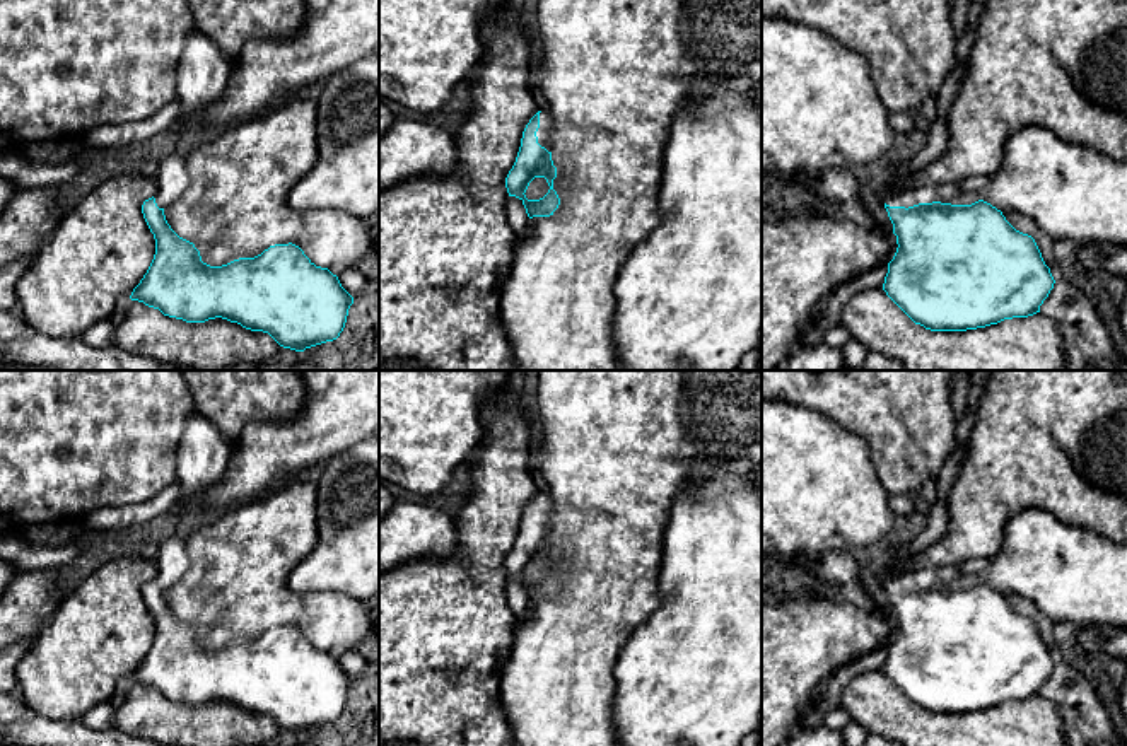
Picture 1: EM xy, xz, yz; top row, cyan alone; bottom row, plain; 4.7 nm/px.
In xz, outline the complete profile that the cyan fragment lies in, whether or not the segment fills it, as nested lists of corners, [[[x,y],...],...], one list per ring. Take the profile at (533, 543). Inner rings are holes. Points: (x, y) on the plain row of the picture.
[[[538,493],[523,514],[516,545],[505,560],[509,579],[523,584],[529,601],[550,599],[560,587],[560,580],[553,572],[557,550],[552,543],[552,516],[552,498],[548,493]],[[534,560],[545,560],[550,572],[540,582],[528,582],[524,575]]]

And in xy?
[[[176,533],[166,536],[155,563],[157,575],[142,587],[155,637],[131,683],[186,705],[222,700],[268,715],[295,734],[340,719],[353,679],[336,657],[316,649],[292,625],[222,649],[203,645],[195,627],[179,620],[164,597],[190,567],[186,539]]]

